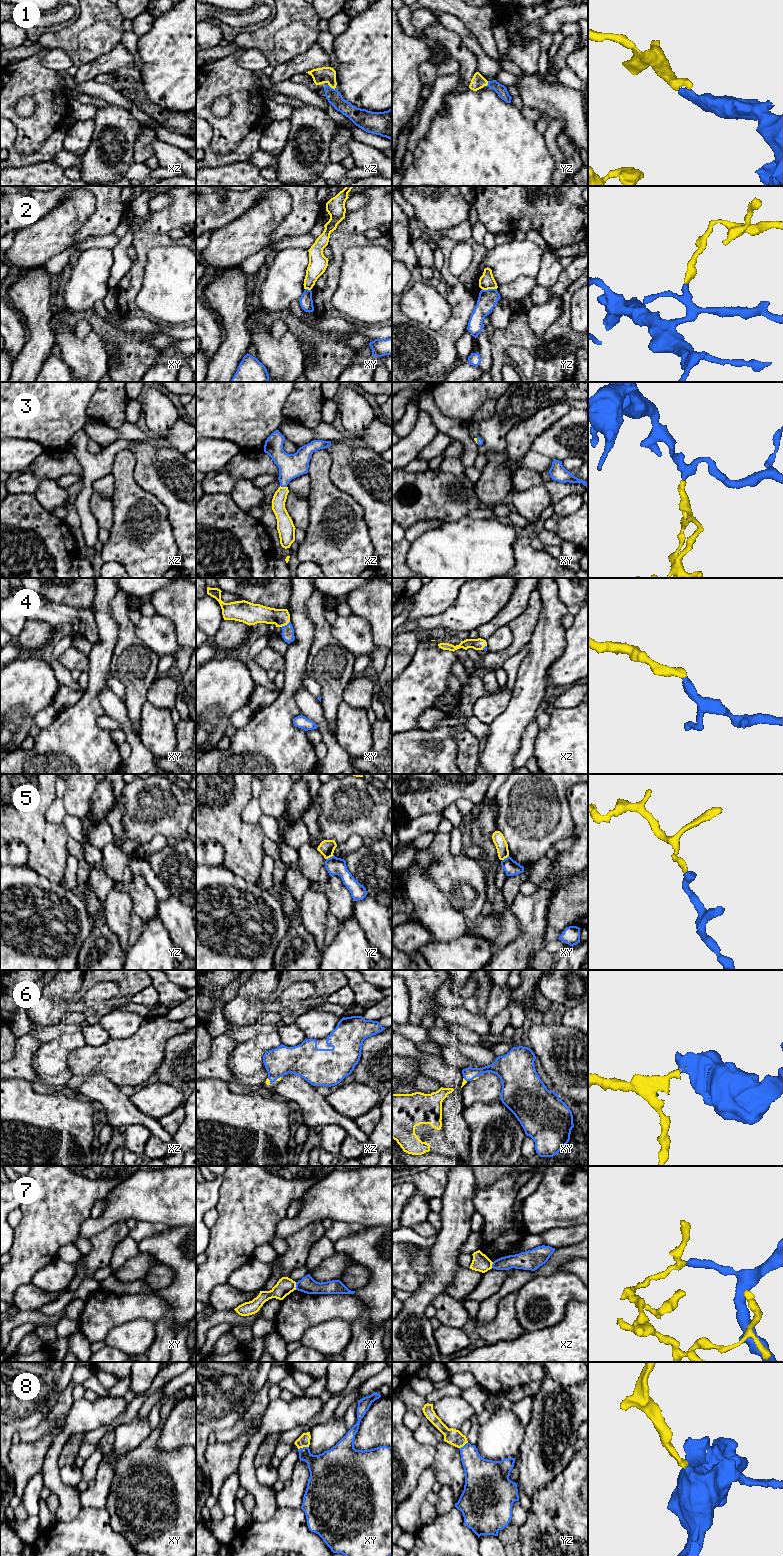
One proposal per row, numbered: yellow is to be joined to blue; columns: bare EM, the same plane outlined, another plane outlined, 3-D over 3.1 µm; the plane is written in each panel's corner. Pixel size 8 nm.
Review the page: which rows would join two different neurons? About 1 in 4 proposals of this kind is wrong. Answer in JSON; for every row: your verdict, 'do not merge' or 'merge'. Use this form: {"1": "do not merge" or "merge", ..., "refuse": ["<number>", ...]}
{"1": "merge", "2": "do not merge", "3": "merge", "4": "merge", "5": "do not merge", "6": "merge", "7": "do not merge", "8": "merge", "refuse": ["2", "5", "7"]}

